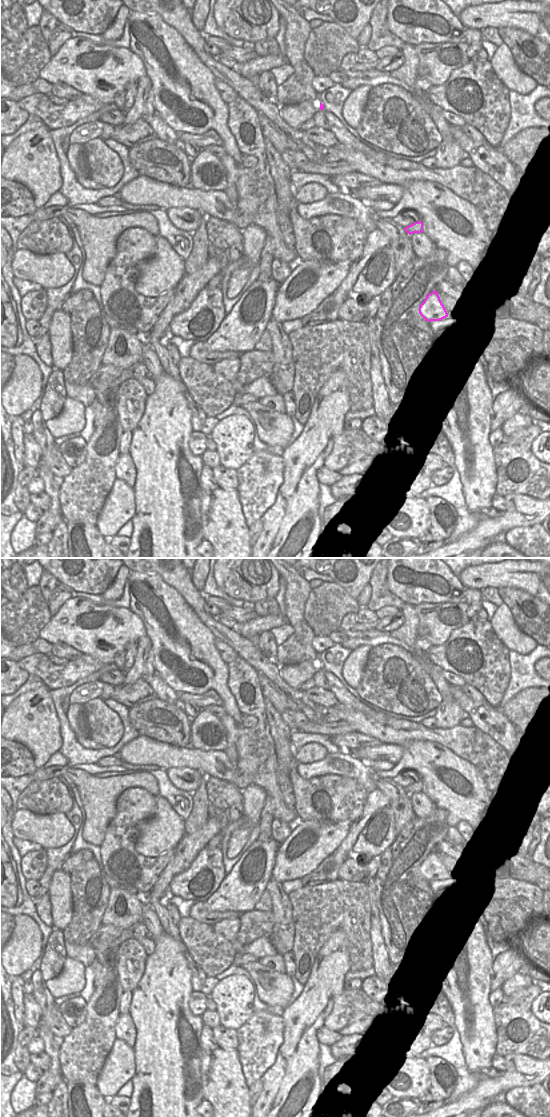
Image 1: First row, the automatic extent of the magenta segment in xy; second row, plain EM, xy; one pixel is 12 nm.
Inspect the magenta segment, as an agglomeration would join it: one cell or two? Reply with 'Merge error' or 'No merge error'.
No merge error.

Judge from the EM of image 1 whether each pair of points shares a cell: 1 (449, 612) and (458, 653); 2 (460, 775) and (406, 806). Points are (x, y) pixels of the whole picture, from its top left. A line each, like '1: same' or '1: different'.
1: different
2: different

